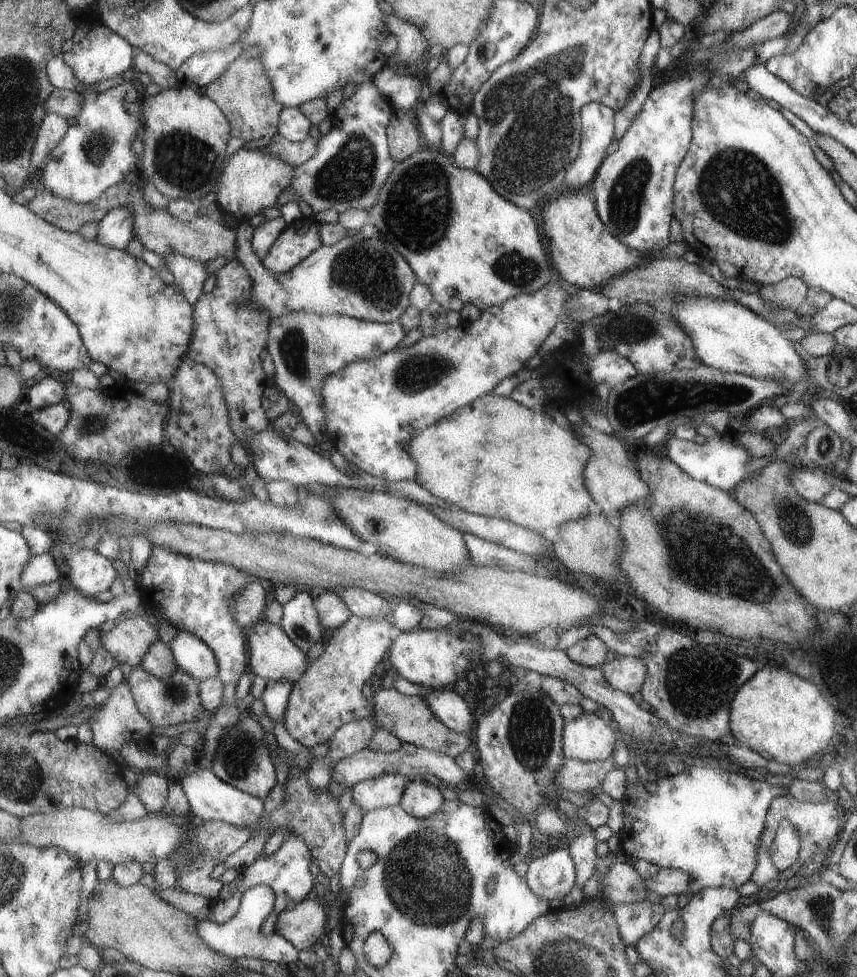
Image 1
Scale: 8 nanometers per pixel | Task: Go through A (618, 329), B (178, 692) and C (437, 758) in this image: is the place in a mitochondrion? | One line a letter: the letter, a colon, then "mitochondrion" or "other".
A: mitochondrion
B: mitochondrion
C: other

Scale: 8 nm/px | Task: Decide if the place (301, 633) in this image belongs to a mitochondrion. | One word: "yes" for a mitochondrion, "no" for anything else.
yes

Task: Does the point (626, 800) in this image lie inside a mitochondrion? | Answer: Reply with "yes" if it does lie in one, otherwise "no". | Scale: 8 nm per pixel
no

